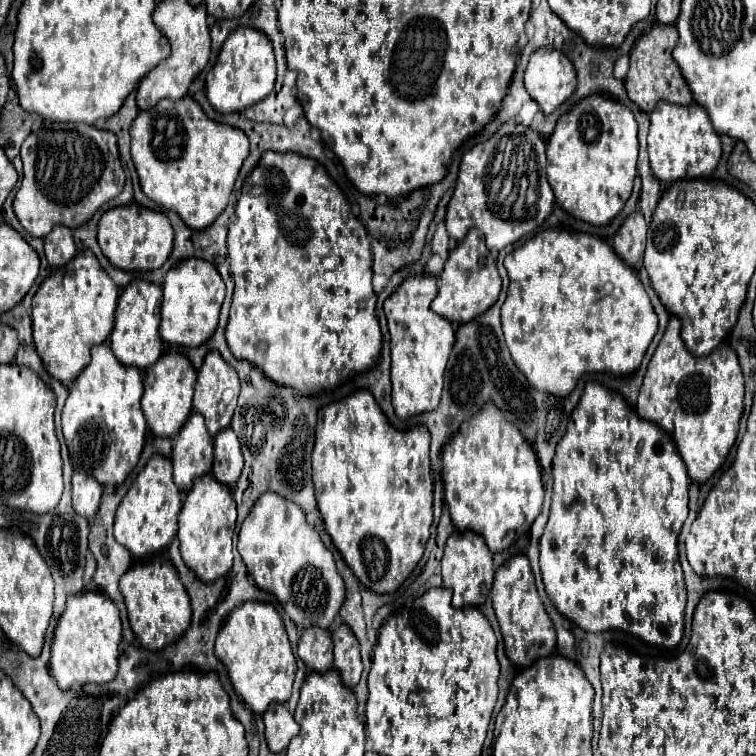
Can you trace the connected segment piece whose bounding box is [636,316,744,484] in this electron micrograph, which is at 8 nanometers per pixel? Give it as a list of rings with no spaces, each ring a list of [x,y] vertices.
[[[670,316],[668,328],[648,364],[636,414],[660,426],[682,456],[692,482],[706,482],[726,460],[744,408],[744,376],[734,350],[720,344],[708,356],[692,356],[680,338],[680,320]]]

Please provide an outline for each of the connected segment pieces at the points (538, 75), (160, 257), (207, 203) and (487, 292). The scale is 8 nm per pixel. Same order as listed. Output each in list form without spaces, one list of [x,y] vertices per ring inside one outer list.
[[[538,48],[530,56],[524,84],[542,112],[552,114],[576,90],[576,70],[560,50]]]
[[[132,202],[102,214],[98,222],[98,244],[108,262],[116,268],[130,272],[148,272],[160,268],[168,260],[174,244],[174,232],[166,214],[148,210]]]
[[[188,96],[178,102],[162,100],[156,108],[138,114],[130,128],[132,136],[132,160],[140,176],[142,192],[156,204],[178,212],[178,216],[188,224],[188,228],[208,228],[216,216],[220,216],[232,196],[234,182],[238,178],[240,166],[248,156],[248,138],[238,128],[218,124],[206,118],[202,108]]]
[[[472,228],[466,238],[458,242],[454,250],[450,250],[450,256],[438,280],[438,298],[432,302],[432,310],[450,322],[466,324],[468,320],[484,314],[498,300],[500,288],[502,280],[496,270],[494,254],[484,246],[482,232]]]

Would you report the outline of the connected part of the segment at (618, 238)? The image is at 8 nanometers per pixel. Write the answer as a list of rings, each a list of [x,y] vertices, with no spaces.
[[[636,210],[626,218],[626,222],[620,226],[620,230],[614,236],[614,252],[630,268],[634,268],[644,256],[646,230],[648,230],[648,224],[646,224],[642,212]]]

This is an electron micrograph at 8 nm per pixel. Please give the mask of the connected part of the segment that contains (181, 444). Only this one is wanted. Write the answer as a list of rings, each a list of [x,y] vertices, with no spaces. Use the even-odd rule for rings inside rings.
[[[192,412],[182,426],[172,450],[174,482],[180,490],[190,490],[198,476],[210,472],[212,448],[214,440],[204,426],[204,418]]]

